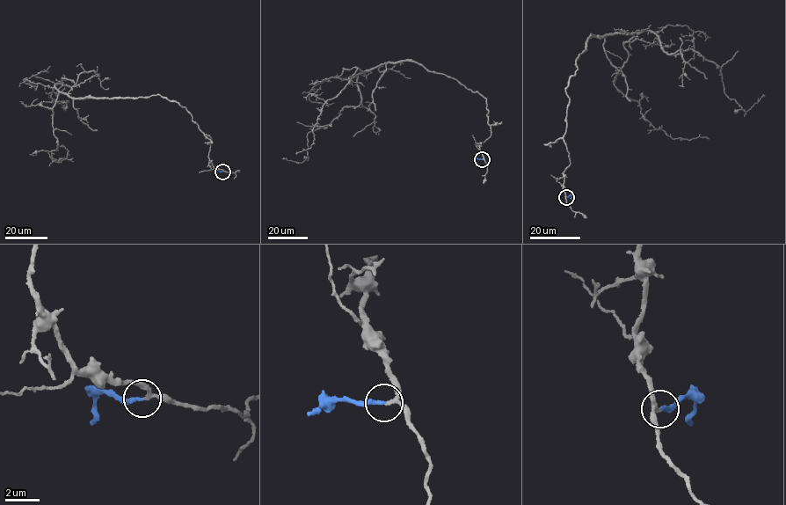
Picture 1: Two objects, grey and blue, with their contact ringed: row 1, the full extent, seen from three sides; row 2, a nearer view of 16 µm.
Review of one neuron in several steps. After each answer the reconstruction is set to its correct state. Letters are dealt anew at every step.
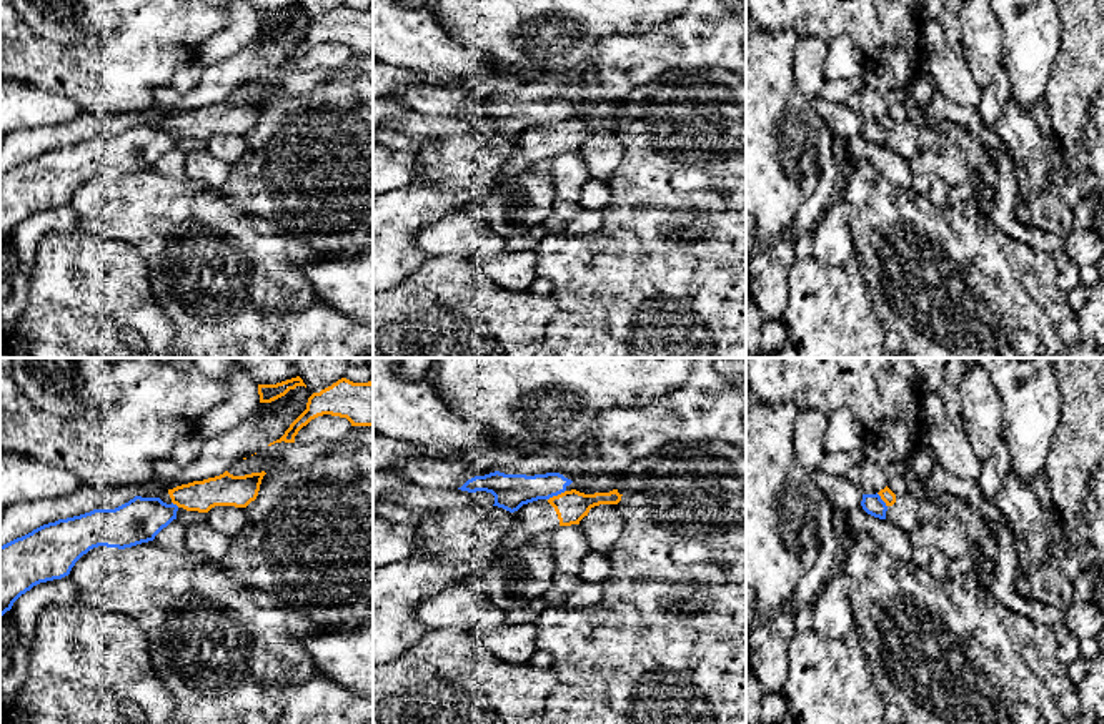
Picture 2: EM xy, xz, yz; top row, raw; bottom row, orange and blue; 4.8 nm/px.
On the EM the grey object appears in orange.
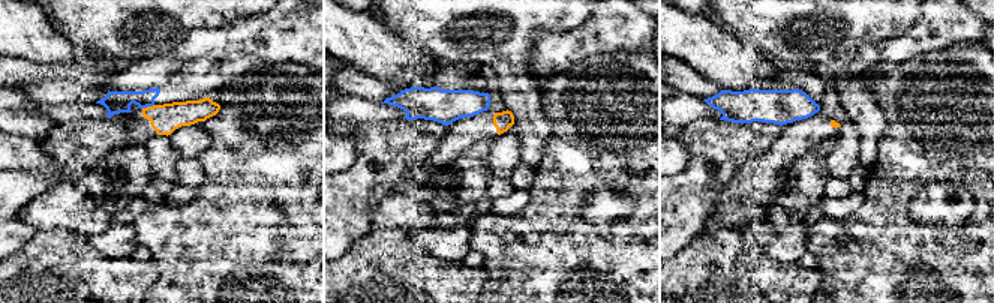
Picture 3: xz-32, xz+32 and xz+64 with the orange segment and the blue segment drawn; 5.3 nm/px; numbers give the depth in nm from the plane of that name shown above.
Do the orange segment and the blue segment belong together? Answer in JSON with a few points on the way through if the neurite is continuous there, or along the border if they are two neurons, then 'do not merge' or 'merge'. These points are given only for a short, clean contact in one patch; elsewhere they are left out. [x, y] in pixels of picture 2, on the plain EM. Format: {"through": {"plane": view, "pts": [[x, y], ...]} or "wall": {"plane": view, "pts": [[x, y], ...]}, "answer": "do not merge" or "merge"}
{"wall": {"plane": "xz", "pts": [[565, 117], [548, 127]]}, "answer": "do not merge"}

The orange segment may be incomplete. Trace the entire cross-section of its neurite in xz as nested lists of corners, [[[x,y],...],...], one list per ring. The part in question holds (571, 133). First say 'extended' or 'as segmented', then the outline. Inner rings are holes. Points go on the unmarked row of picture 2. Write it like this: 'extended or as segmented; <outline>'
extended; [[[571,117],[550,126],[523,131],[515,138],[518,153],[505,163],[498,180],[520,175],[530,166],[559,153],[579,151],[591,135],[599,131],[618,131],[621,123],[618,117],[594,121]]]

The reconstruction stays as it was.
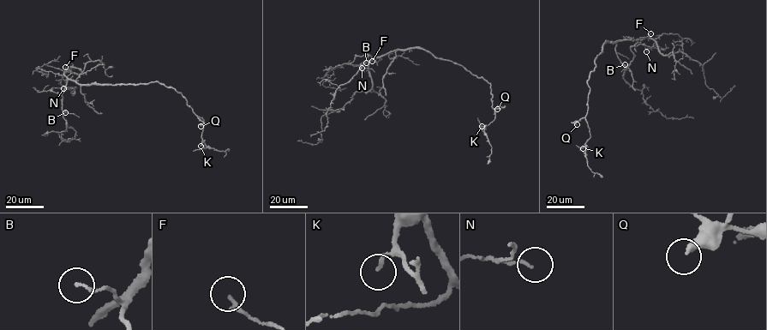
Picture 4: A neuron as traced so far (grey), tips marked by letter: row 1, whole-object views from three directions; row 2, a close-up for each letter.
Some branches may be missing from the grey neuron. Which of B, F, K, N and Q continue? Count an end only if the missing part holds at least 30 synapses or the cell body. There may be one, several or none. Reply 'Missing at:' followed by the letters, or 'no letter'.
Missing at: no letter

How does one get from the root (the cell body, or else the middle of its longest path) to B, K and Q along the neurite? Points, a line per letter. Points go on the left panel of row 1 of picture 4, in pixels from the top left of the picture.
B: (92, 85), (68, 80), (62, 94), (62, 109), (65, 112)
K: (92, 85), (136, 85), (157, 81), (174, 88), (182, 93), (188, 105), (203, 120), (200, 146)
Q: (92, 85), (159, 82), (182, 93), (186, 104), (203, 121), (200, 126)

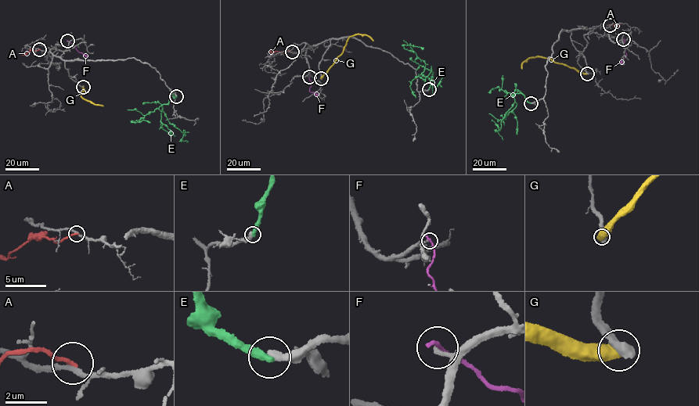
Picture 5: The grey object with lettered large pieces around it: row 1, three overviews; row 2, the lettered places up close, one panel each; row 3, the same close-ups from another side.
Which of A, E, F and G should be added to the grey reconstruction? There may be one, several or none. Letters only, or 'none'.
none

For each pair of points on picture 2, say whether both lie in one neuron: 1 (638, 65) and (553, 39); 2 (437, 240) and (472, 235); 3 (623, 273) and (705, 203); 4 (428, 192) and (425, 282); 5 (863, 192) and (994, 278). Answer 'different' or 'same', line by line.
1: different
2: same
3: same
4: different
5: same

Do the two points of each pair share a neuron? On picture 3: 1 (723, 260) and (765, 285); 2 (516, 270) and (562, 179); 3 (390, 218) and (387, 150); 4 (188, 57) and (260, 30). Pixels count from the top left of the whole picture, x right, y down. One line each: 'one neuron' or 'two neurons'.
1: one neuron
2: one neuron
3: two neurons
4: one neuron

